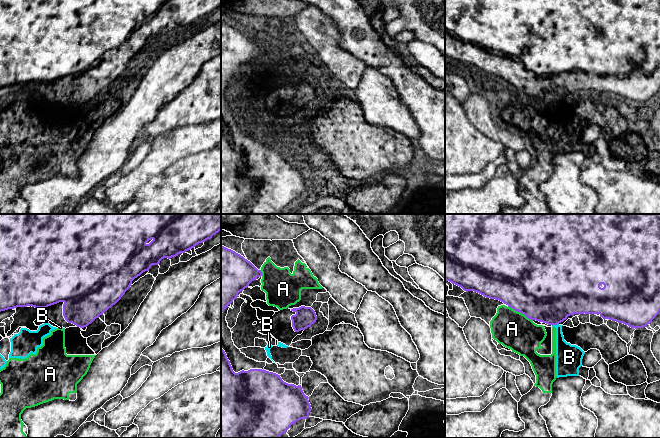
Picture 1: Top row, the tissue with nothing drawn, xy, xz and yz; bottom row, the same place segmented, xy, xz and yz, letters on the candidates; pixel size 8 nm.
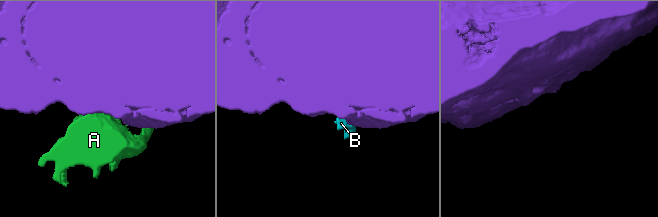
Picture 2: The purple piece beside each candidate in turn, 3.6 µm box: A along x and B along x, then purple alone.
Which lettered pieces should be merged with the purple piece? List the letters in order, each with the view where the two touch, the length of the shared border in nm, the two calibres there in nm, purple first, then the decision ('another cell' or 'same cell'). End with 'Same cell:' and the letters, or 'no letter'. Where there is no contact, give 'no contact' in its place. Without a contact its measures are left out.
A: yz | 240 nm | 500/300 nm | another cell
B: yz | 60 nm | 460/160 nm | another cell
Same cell: no letter

